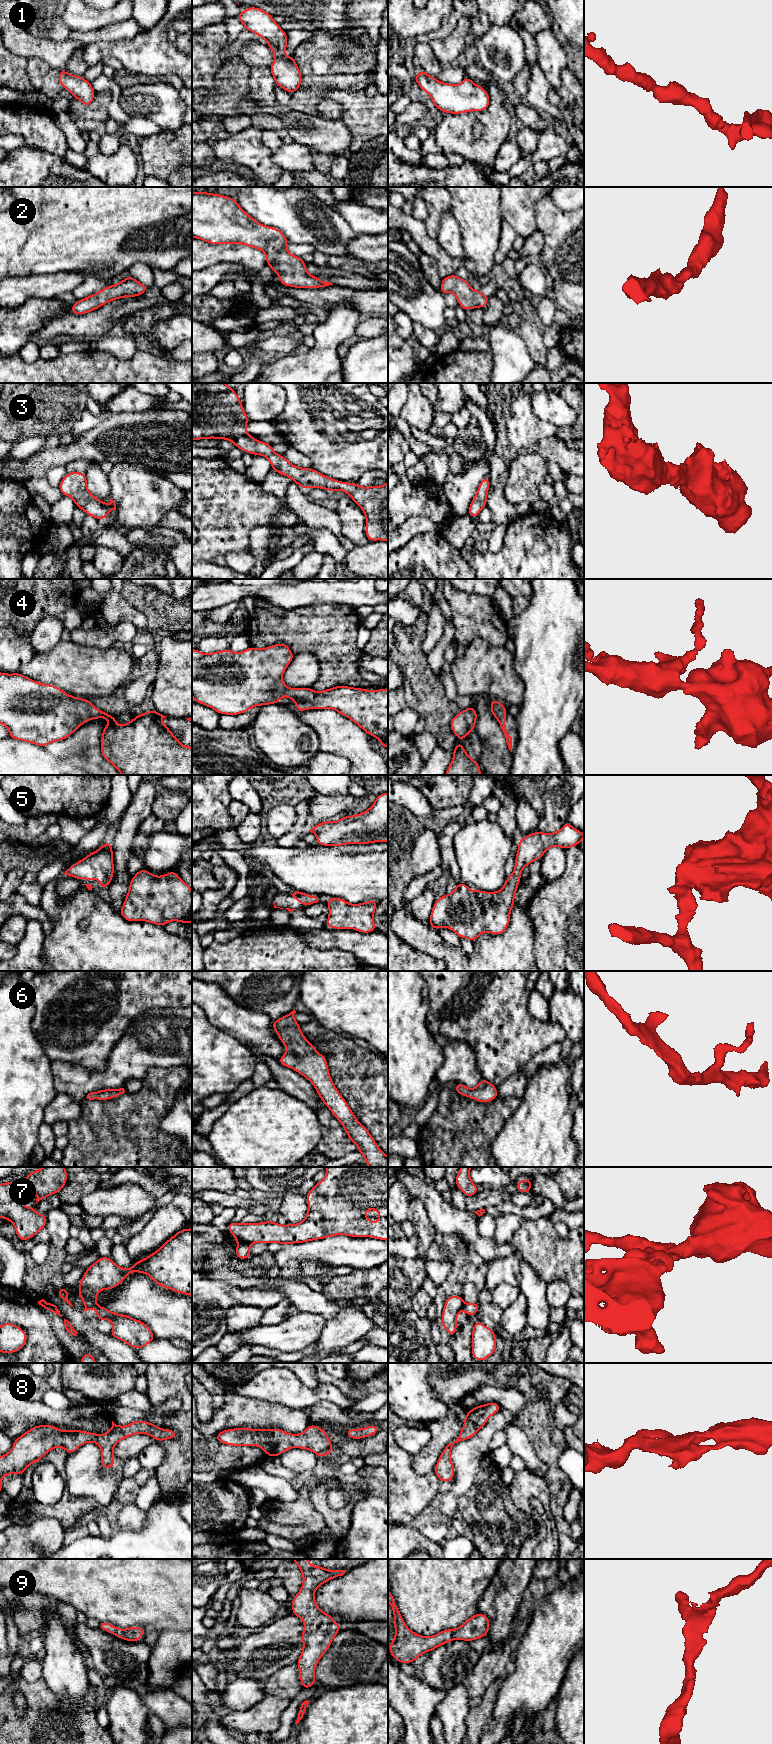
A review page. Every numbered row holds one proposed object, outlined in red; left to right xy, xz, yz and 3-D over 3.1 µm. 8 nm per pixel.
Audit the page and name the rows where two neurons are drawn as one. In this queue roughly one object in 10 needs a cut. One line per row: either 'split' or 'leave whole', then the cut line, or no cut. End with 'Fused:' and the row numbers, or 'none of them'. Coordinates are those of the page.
1: leave whole; cut none
2: leave whole; cut none
3: leave whole; cut none
4: leave whole; cut none
5: leave whole; cut none
6: leave whole; cut none
7: split; cut xz (237, 1240), (249, 1244)
8: leave whole; cut none
9: leave whole; cut none
Fused: 7

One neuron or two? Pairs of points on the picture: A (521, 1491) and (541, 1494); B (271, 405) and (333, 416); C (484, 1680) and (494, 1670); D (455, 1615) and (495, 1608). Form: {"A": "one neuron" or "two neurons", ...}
{"A": "one neuron", "B": "two neurons", "C": "one neuron", "D": "two neurons"}

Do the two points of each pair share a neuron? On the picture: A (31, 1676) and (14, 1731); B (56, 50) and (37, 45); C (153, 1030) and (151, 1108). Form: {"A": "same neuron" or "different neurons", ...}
{"A": "different neurons", "B": "same neuron", "C": "different neurons"}

